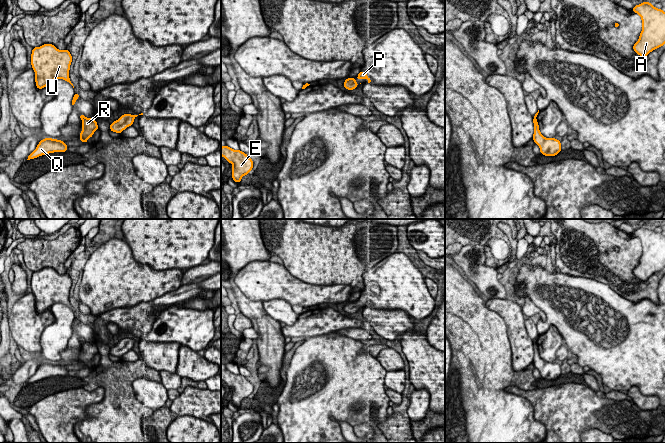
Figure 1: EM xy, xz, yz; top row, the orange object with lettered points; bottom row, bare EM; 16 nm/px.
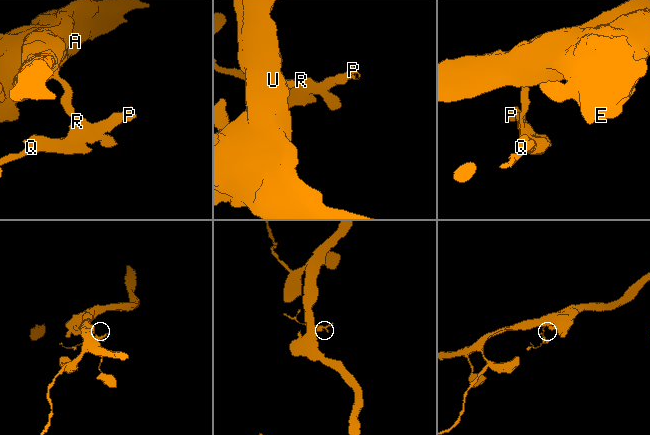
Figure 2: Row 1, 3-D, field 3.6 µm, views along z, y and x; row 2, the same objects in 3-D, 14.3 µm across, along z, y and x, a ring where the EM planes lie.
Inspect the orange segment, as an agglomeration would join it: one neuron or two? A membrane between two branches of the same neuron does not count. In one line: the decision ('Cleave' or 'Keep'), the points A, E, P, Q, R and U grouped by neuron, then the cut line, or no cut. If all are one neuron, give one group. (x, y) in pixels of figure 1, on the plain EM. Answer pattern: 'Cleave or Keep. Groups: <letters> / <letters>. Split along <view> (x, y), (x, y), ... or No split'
Cleave. Groups: A E U / P Q R. Split along xy (85, 341), (82, 343)

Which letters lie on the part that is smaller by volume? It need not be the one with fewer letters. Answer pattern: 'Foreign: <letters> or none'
Foreign: P, Q, R

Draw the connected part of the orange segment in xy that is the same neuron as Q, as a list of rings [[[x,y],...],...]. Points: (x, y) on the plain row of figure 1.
[[[44,362],[39,366],[36,373],[28,380],[27,384],[34,383],[49,377],[66,376],[67,373],[68,370],[64,365],[52,362]]]

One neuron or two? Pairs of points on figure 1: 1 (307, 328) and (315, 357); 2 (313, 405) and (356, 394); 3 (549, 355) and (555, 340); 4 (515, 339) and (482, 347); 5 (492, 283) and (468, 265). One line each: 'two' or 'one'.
1: two
2: one
3: one
4: two
5: one

